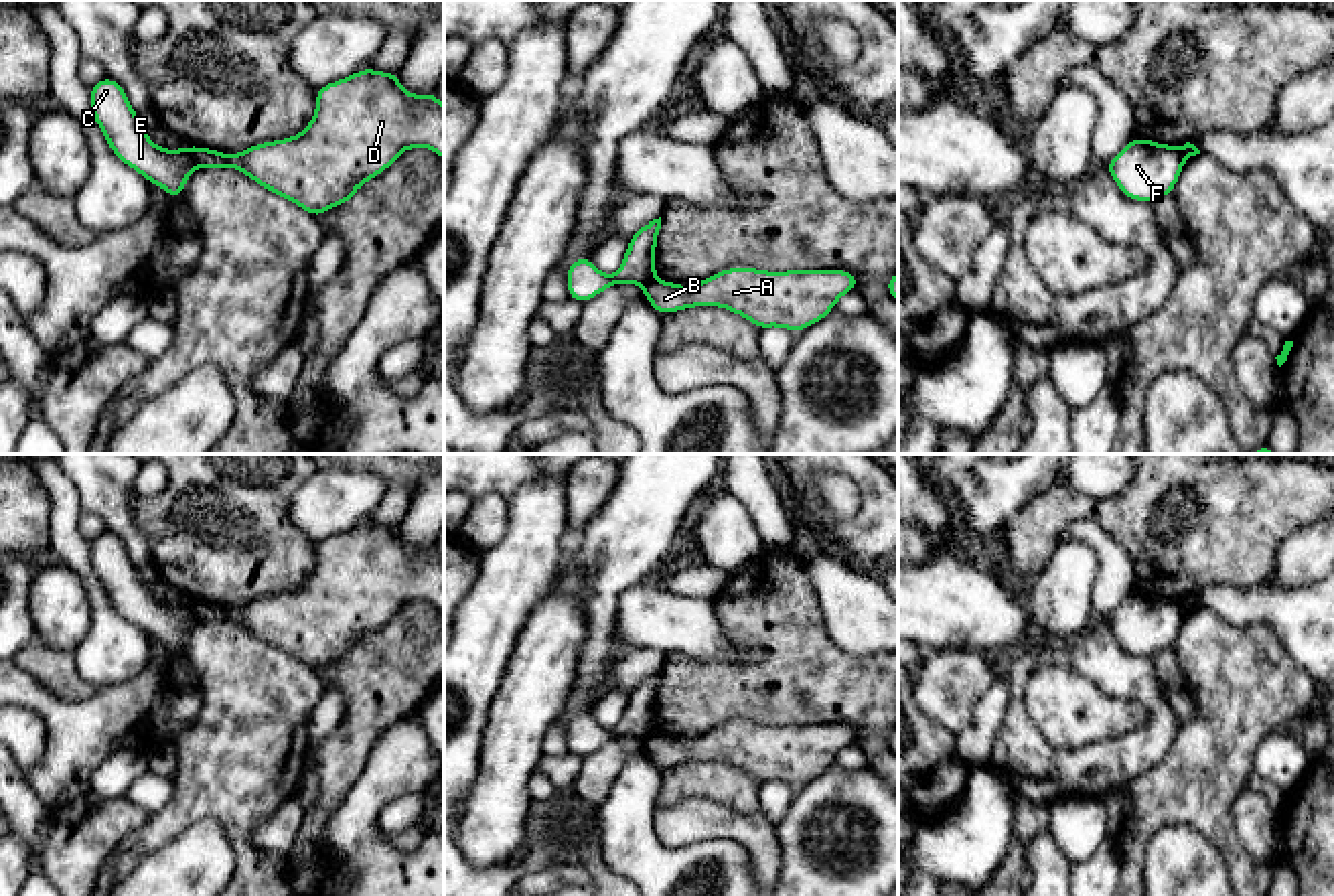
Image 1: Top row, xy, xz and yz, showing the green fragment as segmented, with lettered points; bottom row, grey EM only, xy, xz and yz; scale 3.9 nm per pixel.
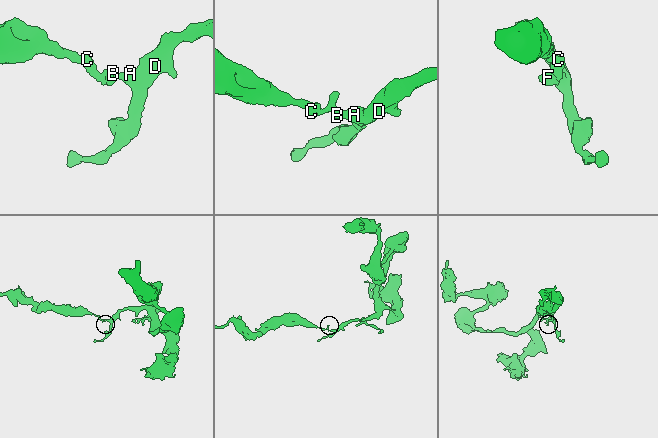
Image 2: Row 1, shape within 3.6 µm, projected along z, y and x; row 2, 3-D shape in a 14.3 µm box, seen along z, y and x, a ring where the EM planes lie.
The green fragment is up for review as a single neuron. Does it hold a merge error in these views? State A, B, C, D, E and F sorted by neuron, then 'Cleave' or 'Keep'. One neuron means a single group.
Groups: A B D / C E F. Cleave

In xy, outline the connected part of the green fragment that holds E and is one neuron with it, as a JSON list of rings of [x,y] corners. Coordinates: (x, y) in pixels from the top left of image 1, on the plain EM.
[[[112,531],[95,537],[89,549],[93,572],[112,606],[140,626],[148,639],[160,639],[170,651],[180,653],[189,628],[201,622],[191,600],[176,606],[154,600],[130,562],[126,545]]]

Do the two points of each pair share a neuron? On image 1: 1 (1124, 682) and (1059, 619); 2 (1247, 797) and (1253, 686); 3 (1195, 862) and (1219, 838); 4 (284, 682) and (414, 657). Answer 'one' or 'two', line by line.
1: two
2: two
3: two
4: two

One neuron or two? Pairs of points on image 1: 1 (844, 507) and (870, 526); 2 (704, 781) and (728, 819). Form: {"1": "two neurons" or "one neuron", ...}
{"1": "two neurons", "2": "two neurons"}

